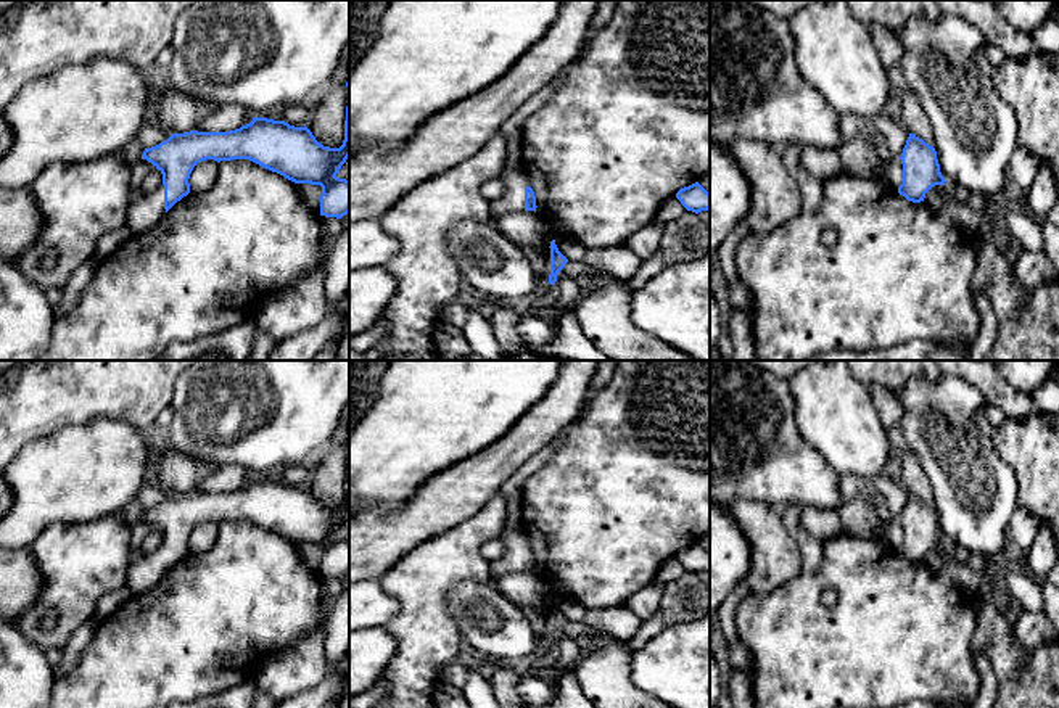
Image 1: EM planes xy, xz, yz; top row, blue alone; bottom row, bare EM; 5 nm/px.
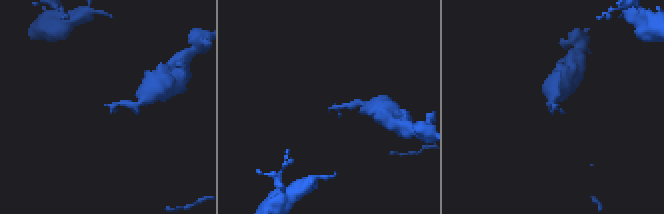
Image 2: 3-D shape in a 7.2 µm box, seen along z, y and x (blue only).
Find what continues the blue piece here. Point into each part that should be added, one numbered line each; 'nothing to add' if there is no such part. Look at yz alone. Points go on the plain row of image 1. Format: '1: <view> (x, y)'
nothing to add

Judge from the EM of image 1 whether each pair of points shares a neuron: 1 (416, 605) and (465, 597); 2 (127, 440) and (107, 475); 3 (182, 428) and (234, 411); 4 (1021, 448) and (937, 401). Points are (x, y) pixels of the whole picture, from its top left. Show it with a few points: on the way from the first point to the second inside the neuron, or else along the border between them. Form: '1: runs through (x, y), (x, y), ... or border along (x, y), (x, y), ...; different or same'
1: border along (478, 580), (448, 594), (462, 636); different
2: runs through (119, 448), (107, 461), (107, 467); same
3: runs through (195, 428), (221, 414); same
4: border along (990, 438), (993, 451), (1013, 470); different

